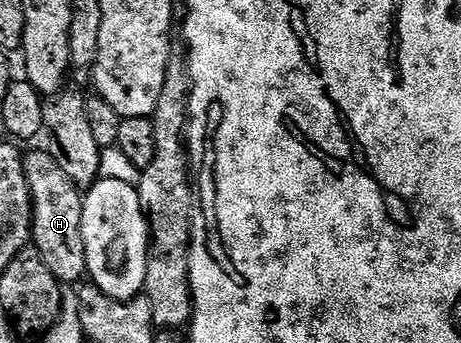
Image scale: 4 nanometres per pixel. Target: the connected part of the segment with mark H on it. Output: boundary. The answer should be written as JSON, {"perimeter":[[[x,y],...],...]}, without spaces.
{"perimeter":[[[47,150],[27,152],[24,155],[24,172],[32,194],[32,243],[37,247],[38,257],[61,284],[79,284],[79,279],[85,278],[88,269],[82,245],[84,201],[81,188],[68,180],[56,158]]]}

